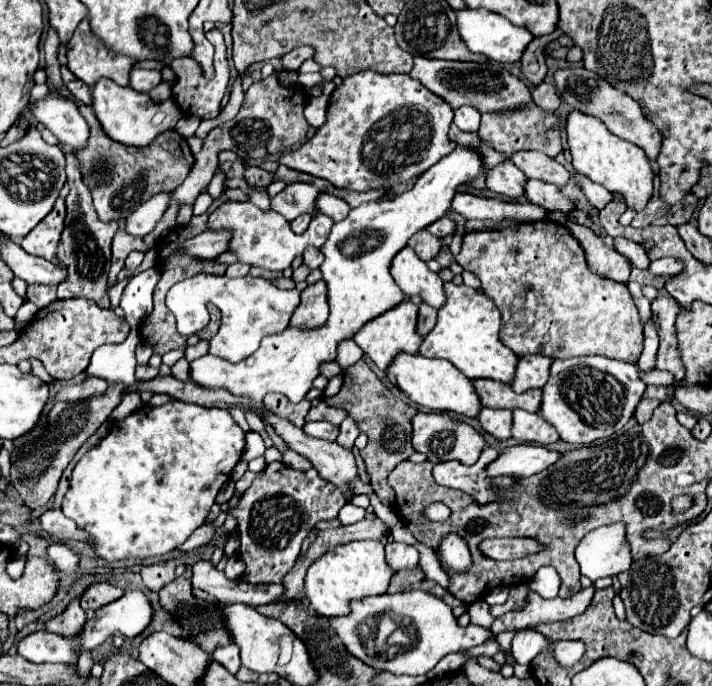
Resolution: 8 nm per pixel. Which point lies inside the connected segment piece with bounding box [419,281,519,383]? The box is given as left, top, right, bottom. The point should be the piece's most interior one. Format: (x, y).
(466, 334)

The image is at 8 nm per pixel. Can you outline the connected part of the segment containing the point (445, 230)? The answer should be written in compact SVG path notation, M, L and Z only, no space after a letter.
M441 217L441 221L437 221L437 223L433 221L431 225L427 225L427 231L433 233L435 237L445 237L445 235L453 233L453 229L455 229L455 225L453 225L453 221L447 219L447 217Z

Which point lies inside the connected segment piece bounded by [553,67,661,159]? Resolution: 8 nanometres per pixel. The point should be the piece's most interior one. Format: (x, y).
(586, 92)

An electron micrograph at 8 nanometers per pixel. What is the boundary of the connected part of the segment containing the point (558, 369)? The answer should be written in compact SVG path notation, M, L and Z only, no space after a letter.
M601 355L555 359L543 387L539 415L557 429L563 441L573 445L589 445L597 439L619 435L631 419L643 391L645 383L639 379L637 367L631 363Z

